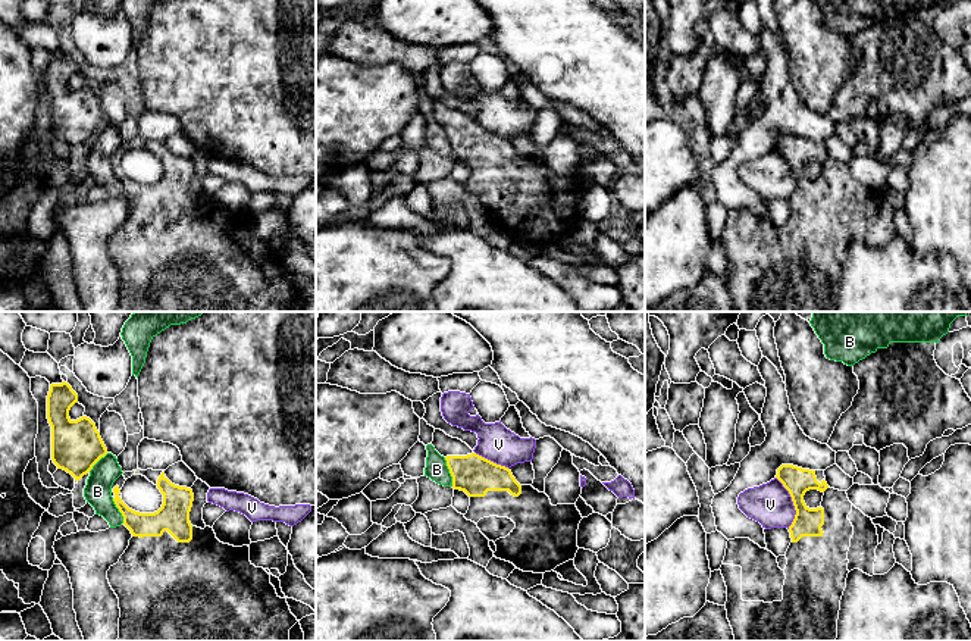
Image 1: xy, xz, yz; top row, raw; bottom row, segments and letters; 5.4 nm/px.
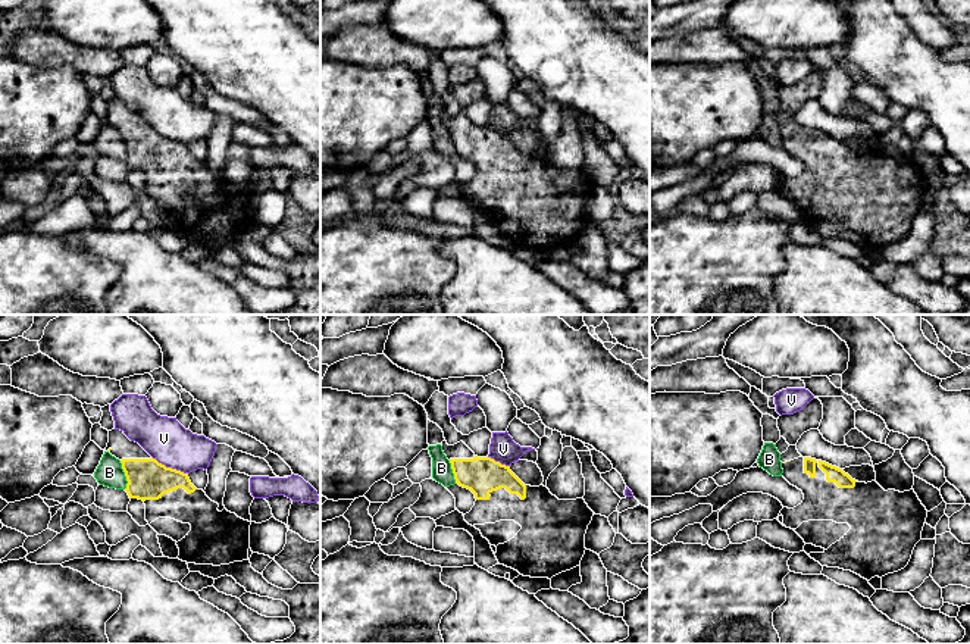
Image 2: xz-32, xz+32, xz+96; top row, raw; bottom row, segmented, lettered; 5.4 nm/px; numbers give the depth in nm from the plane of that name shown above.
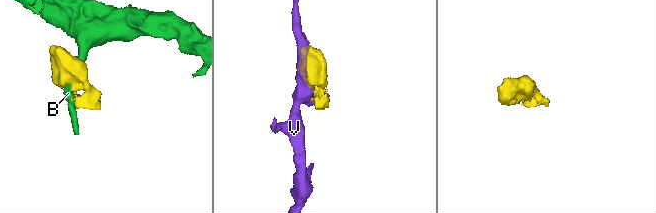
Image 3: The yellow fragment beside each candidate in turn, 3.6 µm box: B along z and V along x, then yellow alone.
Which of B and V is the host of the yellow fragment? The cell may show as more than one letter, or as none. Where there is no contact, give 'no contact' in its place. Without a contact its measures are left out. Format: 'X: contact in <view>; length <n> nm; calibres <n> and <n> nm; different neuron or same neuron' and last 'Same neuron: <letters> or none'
B: contact in xz; length 170 nm; calibres 220 and 120 nm; different neuron
V: contact in yz; length 300 nm; calibres 150 and 240 nm; different neuron
Same neuron: none

